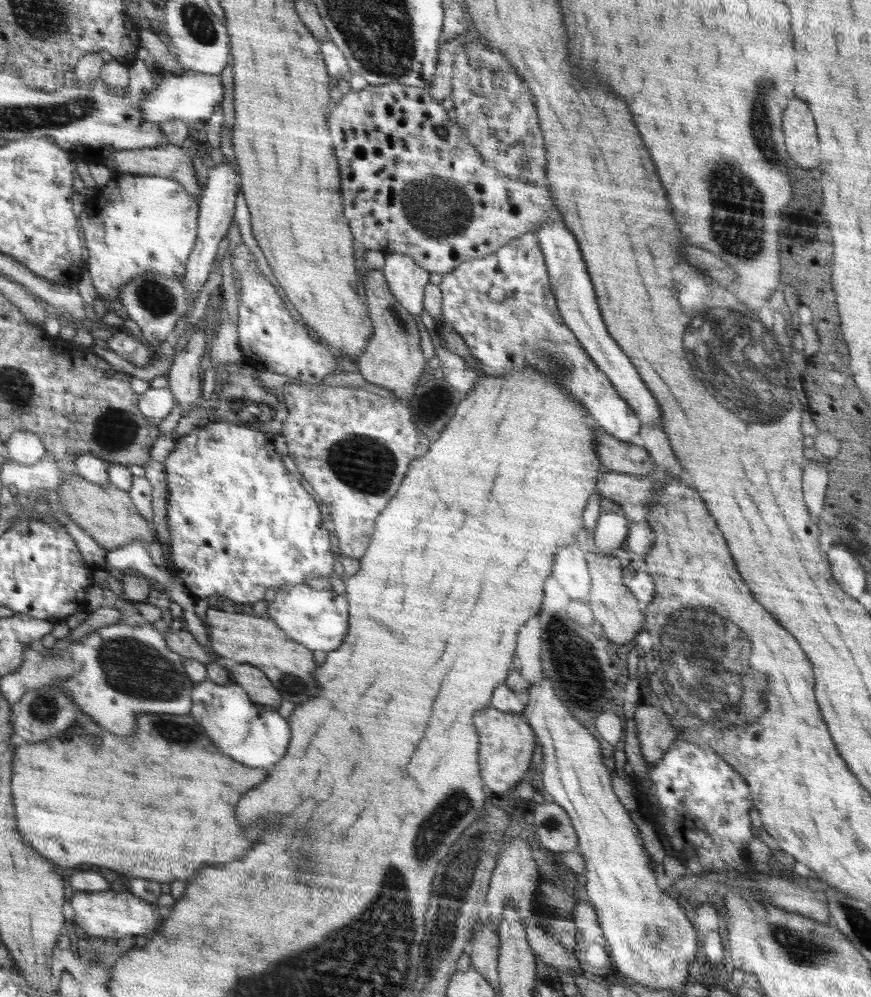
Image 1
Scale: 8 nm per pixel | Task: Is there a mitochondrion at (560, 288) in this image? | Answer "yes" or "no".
no

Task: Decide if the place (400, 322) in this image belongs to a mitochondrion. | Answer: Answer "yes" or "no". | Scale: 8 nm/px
yes

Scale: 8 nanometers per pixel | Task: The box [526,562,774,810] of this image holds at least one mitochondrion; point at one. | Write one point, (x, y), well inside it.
(576, 664)

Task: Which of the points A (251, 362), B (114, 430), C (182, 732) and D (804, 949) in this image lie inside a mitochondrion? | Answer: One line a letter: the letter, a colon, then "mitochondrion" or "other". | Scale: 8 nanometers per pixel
A: other
B: mitochondrion
C: mitochondrion
D: mitochondrion

